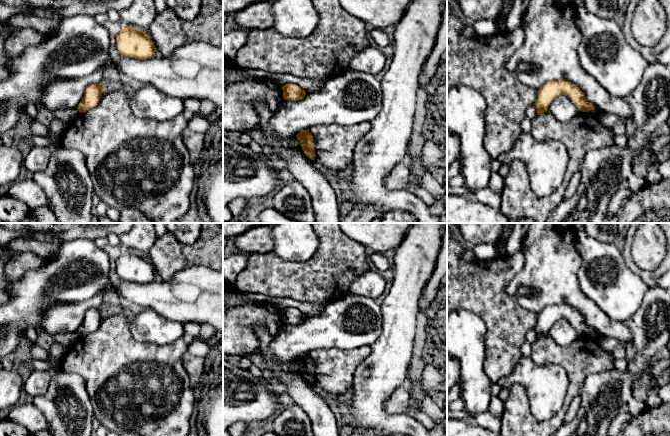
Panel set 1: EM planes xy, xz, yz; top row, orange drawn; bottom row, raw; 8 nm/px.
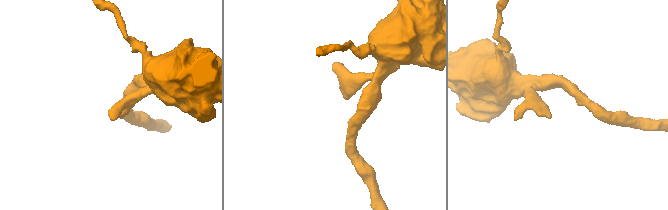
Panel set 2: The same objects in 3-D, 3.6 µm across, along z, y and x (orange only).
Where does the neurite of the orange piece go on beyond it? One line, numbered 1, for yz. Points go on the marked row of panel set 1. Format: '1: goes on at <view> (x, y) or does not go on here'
1: does not go on here

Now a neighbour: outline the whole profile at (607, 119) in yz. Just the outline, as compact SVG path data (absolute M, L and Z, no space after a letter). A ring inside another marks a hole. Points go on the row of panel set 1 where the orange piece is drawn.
M601 113L598 119L604 126L612 128L618 118L619 117L613 113Z

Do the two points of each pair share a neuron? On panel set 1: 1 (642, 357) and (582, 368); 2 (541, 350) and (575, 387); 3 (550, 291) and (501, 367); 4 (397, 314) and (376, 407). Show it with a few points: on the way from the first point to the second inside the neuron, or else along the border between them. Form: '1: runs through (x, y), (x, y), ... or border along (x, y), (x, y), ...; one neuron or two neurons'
1: border along (614, 368), (590, 374); two neurons
2: runs through (553, 353), (558, 355), (575, 372), (575, 375); one neuron
3: border along (516, 299), (521, 306), (537, 314); two neurons
4: runs through (397, 337), (387, 366), (376, 378), (376, 384); one neuron

